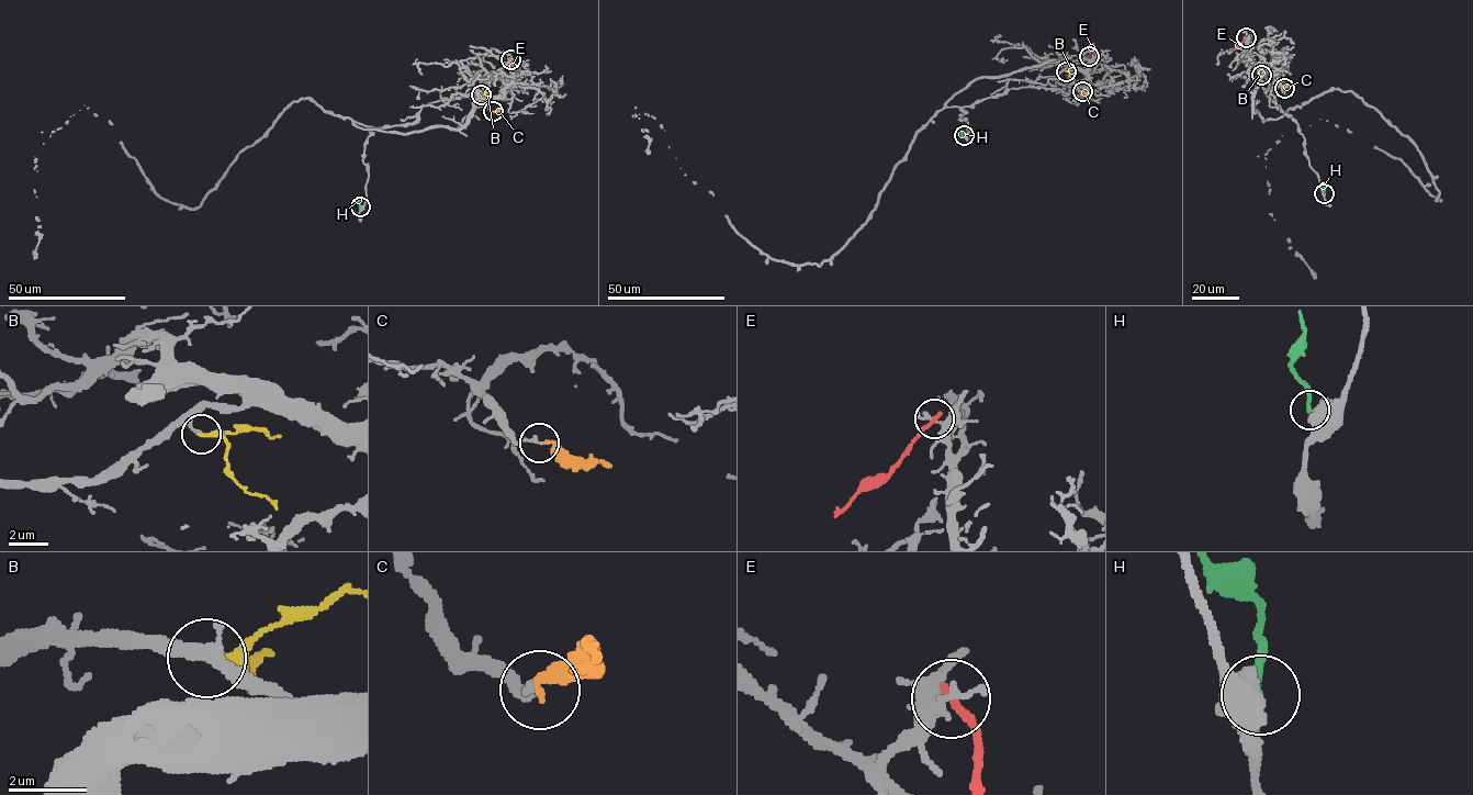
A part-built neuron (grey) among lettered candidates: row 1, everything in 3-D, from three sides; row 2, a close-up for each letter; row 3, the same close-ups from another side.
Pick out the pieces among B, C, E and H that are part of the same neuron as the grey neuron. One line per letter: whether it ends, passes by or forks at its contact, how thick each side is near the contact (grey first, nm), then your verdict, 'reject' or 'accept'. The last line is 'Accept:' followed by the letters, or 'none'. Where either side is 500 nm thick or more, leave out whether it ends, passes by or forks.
B: it passes by; calibres 170 and 160 nm; accept
C: it ends; calibres 170 and 160 nm; reject
E: it ends; calibres 240 and 240 nm; reject
H: it ends; calibres 480 and 200 nm; reject
Accept: B

